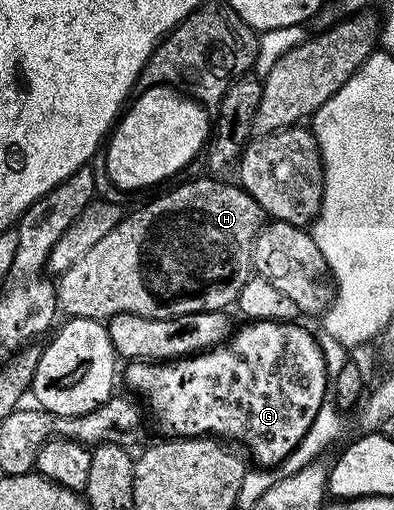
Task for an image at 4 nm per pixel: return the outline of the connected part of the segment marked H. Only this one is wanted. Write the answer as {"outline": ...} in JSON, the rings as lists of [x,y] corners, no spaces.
{"outline":[[[211,177],[203,178],[192,179],[189,183],[184,183],[181,187],[176,187],[173,191],[168,191],[165,195],[150,200],[145,207],[140,207],[137,211],[129,210],[123,221],[118,225],[114,225],[114,229],[110,229],[110,233],[106,233],[106,237],[102,237],[102,241],[98,241],[98,245],[94,245],[94,249],[88,250],[76,264],[70,265],[70,269],[66,269],[66,273],[62,273],[55,280],[56,302],[59,310],[63,314],[65,311],[65,316],[73,319],[107,321],[114,318],[118,313],[150,317],[151,319],[173,319],[190,313],[198,313],[199,311],[224,311],[228,309],[228,306],[231,308],[236,302],[238,293],[242,293],[242,285],[246,285],[246,281],[252,278],[254,274],[252,250],[254,249],[256,234],[259,233],[266,216],[260,210],[258,201],[254,201],[254,197],[250,197],[250,193],[235,182]]]}

